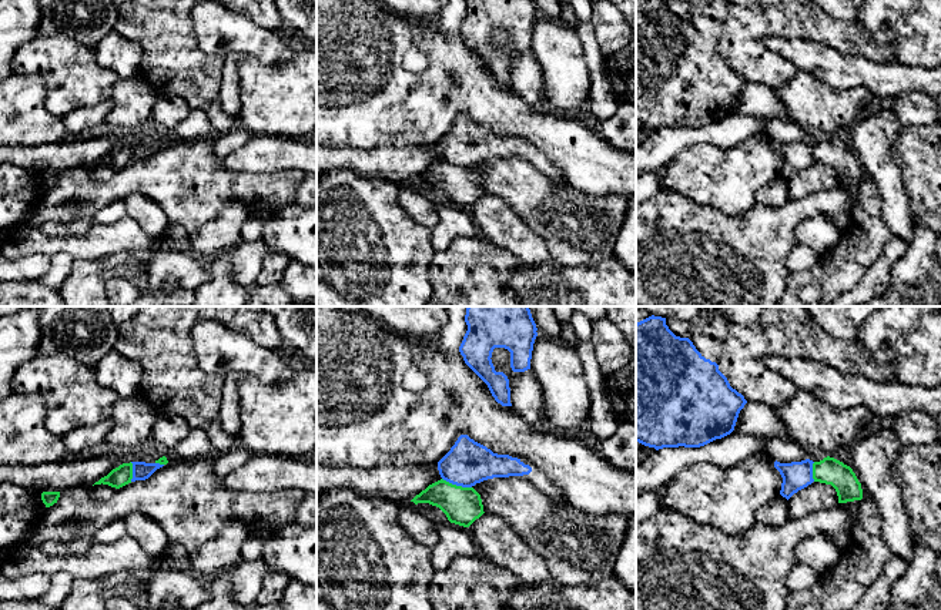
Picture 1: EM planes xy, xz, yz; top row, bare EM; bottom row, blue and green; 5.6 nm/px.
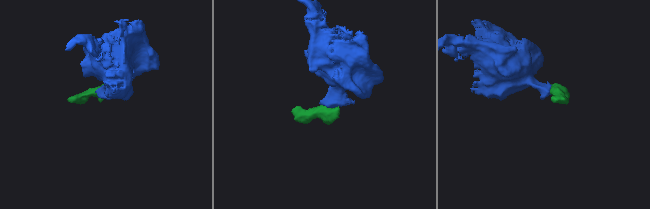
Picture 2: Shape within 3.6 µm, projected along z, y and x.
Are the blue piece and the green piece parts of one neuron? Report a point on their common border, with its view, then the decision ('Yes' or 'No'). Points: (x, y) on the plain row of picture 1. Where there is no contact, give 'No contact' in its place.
Touches blue at xz (456, 166). No

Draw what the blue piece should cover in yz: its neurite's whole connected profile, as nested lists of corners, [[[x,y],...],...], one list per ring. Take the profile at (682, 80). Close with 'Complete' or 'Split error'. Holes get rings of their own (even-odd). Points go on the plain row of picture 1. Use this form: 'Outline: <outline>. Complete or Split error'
Outline: [[[666,0],[636,4],[636,123],[656,131],[700,128],[734,111],[747,81],[719,51],[726,19],[726,0],[696,0],[687,19],[676,17]]]. Split error

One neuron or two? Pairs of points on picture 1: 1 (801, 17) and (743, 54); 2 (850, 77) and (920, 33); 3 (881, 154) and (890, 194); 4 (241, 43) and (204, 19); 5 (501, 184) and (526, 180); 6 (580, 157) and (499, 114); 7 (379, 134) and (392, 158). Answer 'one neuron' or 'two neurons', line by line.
1: one neuron
2: two neurons
3: one neuron
4: one neuron
5: one neuron
6: one neuron
7: two neurons

